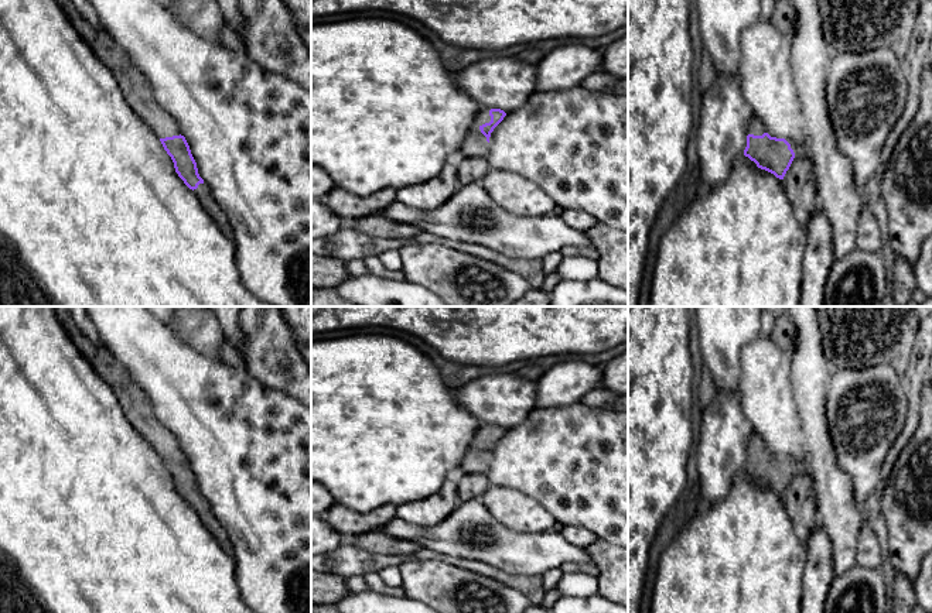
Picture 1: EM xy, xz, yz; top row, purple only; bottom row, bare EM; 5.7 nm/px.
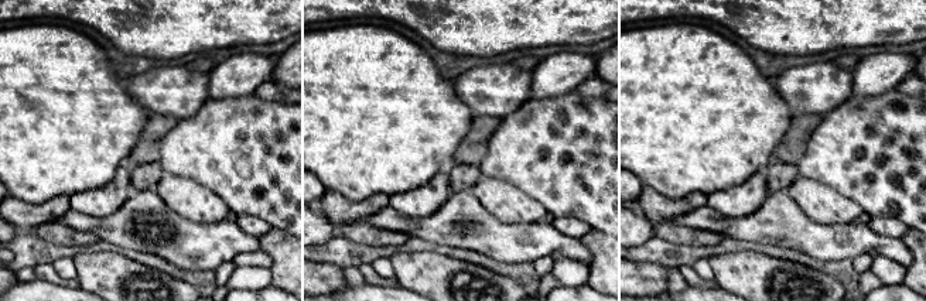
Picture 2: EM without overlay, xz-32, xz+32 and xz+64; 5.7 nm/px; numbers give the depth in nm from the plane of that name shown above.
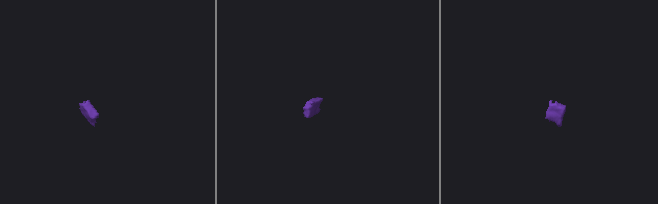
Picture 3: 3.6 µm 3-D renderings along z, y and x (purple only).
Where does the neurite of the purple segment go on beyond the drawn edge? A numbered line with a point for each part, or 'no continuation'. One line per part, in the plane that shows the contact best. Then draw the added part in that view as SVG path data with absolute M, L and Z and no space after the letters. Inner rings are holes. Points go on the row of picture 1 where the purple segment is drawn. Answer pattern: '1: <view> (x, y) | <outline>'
1: xy (202, 192) | M199 184L198 188L194 189L194 194L198 198L199 203L216 222L219 229L225 233L225 236L232 239L232 227L229 225L228 216L216 203L215 198L211 194L211 188L206 184Z
2: xz (475, 143) | M481 107L461 144L458 158L487 155L489 150L489 143L487 141L487 137L481 133L479 127L489 121L491 121L489 109Z

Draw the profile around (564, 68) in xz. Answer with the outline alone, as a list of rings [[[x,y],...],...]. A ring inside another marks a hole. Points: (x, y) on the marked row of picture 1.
[[[566,45],[553,49],[537,65],[515,58],[479,61],[455,73],[458,88],[484,109],[509,113],[535,92],[563,92],[581,86],[602,62],[602,49]]]

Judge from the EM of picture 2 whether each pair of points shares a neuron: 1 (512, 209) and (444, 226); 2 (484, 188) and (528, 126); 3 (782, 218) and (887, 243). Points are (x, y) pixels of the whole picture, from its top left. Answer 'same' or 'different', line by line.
1: different
2: different
3: same

